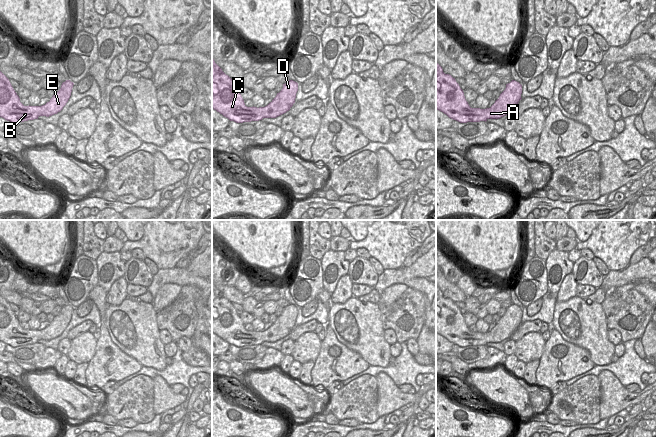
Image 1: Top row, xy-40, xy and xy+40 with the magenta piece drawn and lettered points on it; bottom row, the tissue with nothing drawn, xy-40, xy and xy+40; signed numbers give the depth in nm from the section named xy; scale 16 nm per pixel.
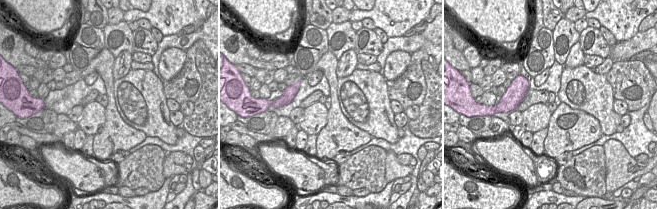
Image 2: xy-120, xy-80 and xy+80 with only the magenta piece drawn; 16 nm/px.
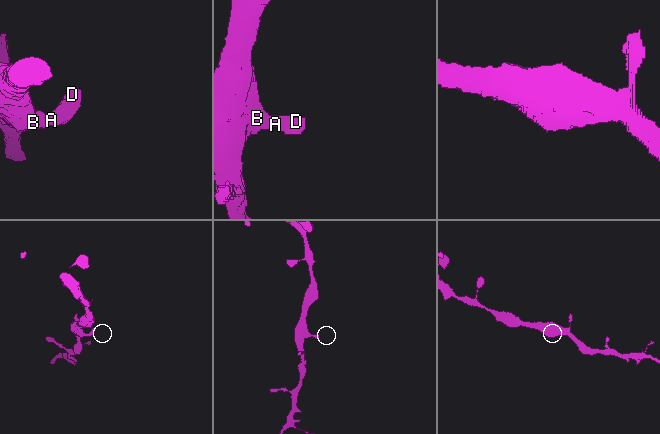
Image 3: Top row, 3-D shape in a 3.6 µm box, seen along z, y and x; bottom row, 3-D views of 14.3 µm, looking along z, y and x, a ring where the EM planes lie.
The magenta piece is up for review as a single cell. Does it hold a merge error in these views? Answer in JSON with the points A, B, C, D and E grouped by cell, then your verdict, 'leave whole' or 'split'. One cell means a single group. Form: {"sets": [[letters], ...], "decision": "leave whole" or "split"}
{"sets": [["A", "B", "C", "D", "E"]], "decision": "leave whole"}

